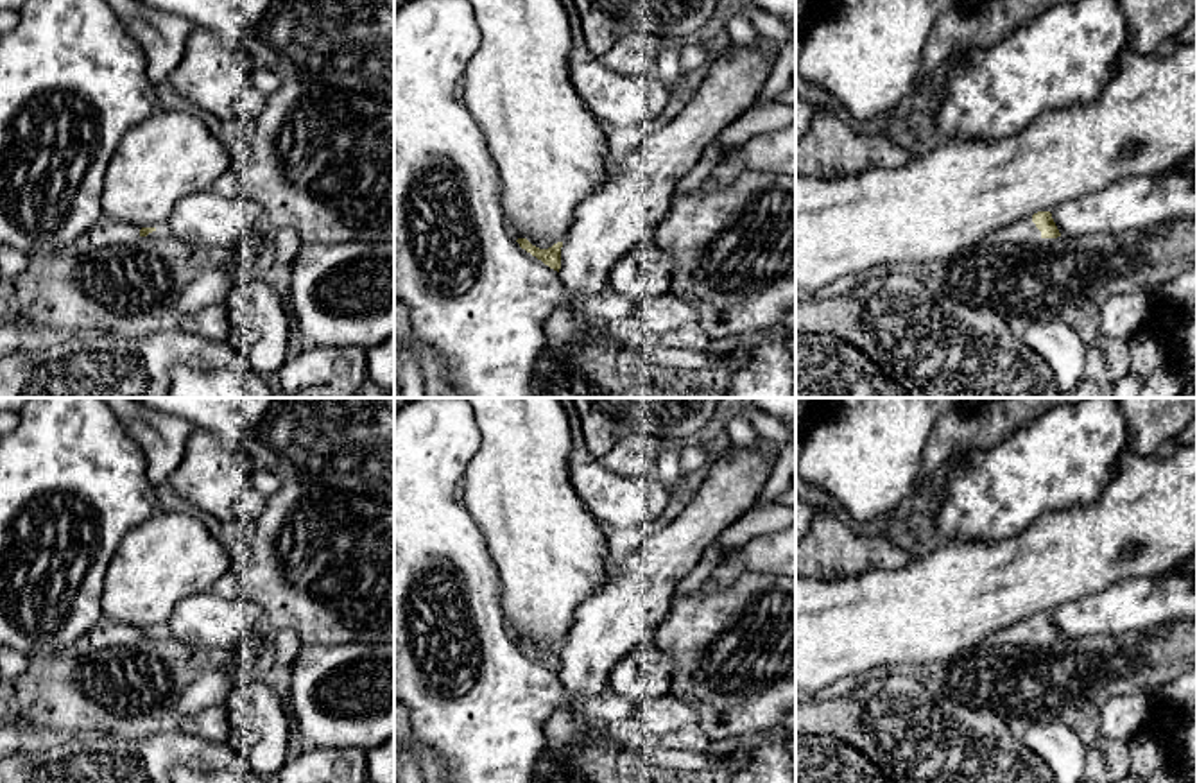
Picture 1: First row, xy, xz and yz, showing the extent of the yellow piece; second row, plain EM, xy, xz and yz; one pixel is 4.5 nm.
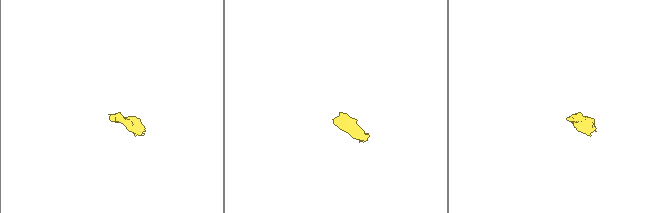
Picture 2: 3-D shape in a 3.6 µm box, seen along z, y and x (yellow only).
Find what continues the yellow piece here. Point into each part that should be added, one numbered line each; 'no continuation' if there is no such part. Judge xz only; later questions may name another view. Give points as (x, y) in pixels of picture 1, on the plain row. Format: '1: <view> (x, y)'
no continuation

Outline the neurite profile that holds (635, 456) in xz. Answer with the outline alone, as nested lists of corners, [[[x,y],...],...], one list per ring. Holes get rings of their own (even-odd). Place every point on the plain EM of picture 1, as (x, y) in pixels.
[[[634,434],[620,439],[600,464],[622,477],[645,477],[656,468],[661,453],[661,437],[652,434]]]

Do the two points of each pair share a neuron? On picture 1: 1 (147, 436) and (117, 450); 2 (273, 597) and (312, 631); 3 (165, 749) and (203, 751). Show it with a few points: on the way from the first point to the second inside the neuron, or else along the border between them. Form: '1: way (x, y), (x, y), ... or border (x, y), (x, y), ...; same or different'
1: border (113, 416), (142, 452), (149, 481); different
2: way (284, 601), (303, 620); same
3: way (174, 749), (194, 751); same

